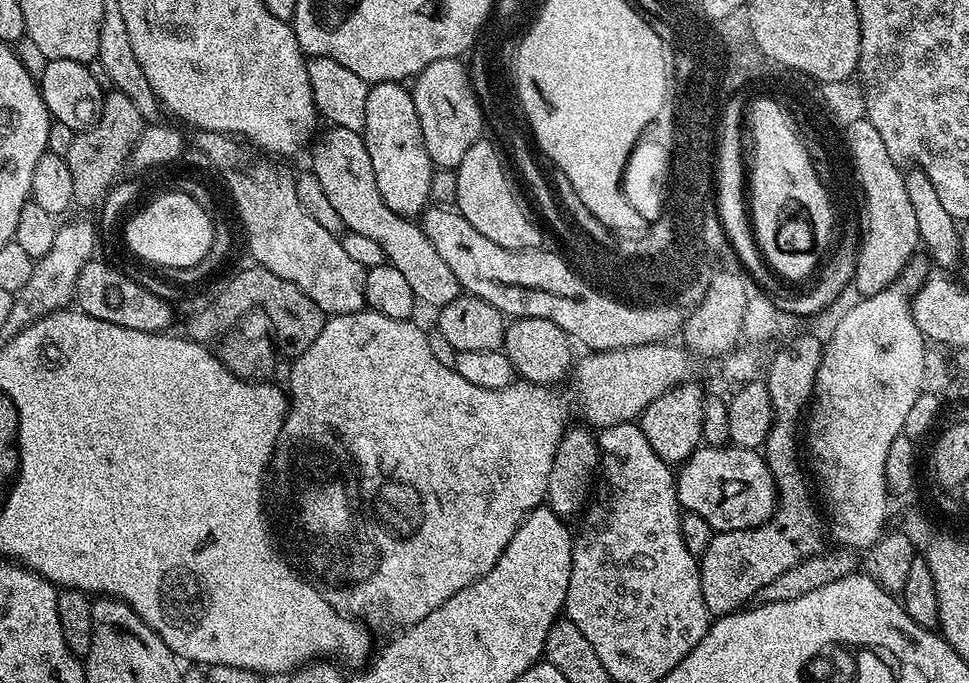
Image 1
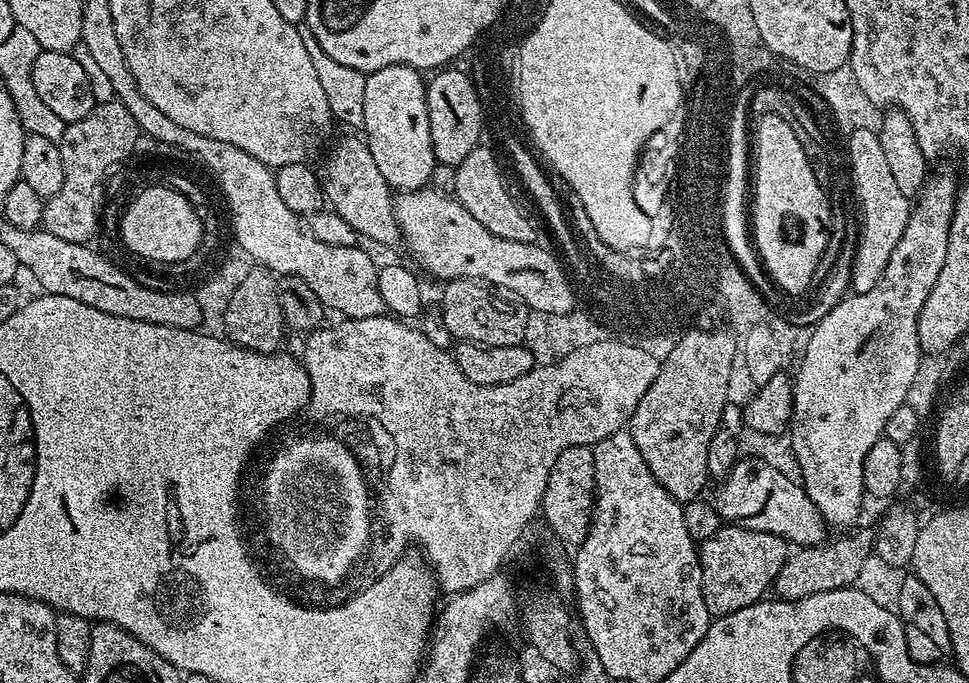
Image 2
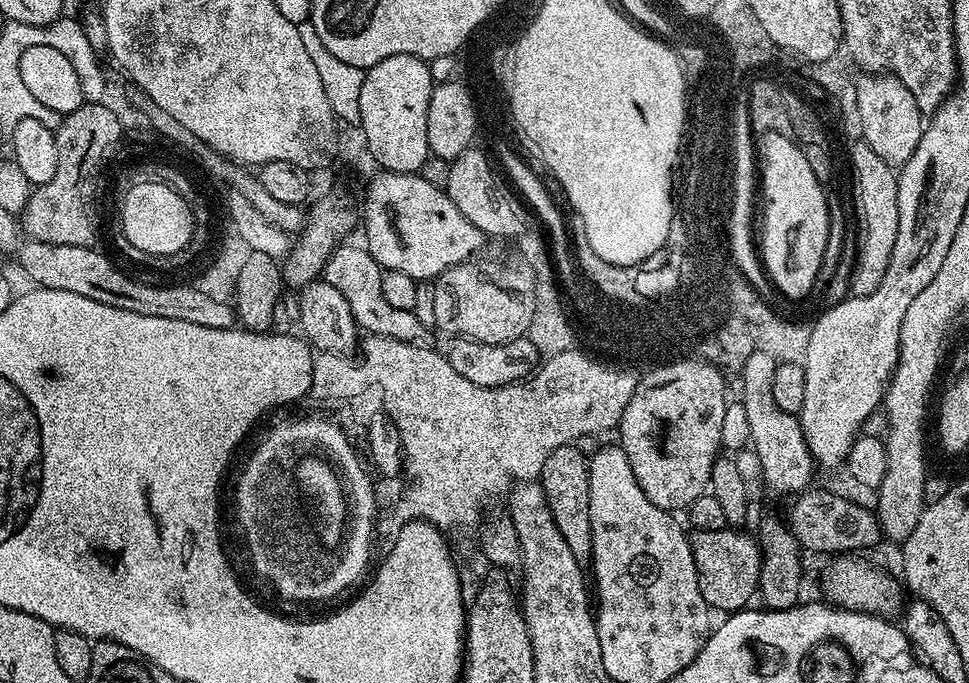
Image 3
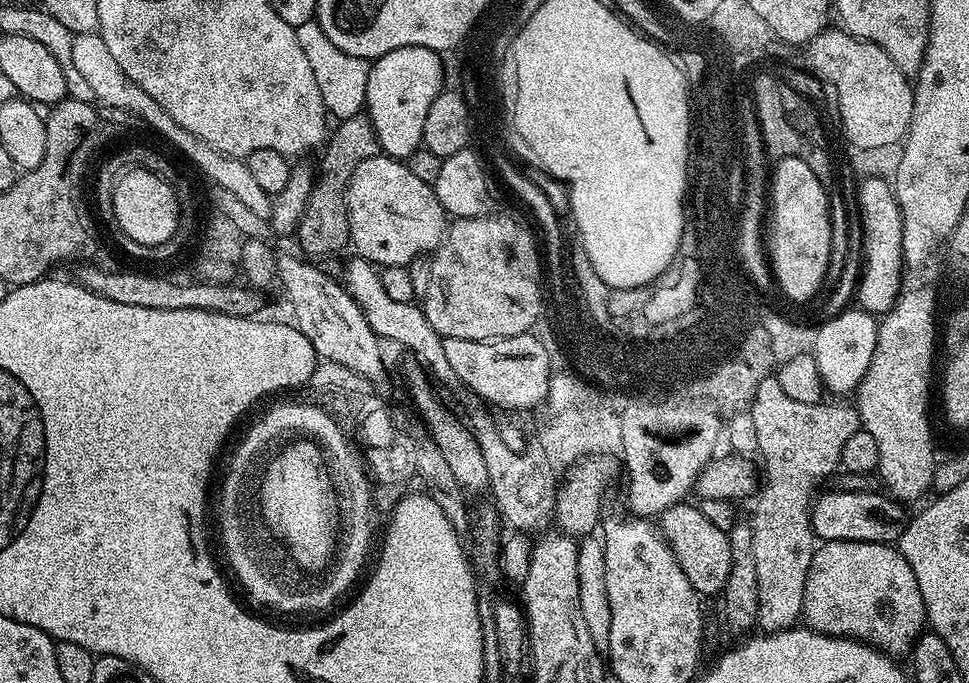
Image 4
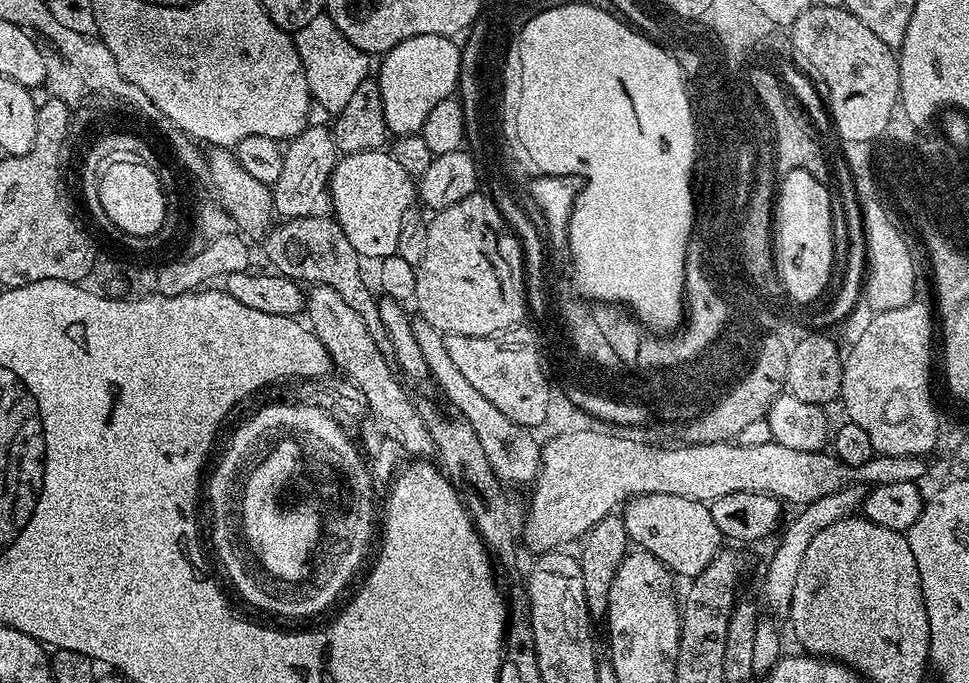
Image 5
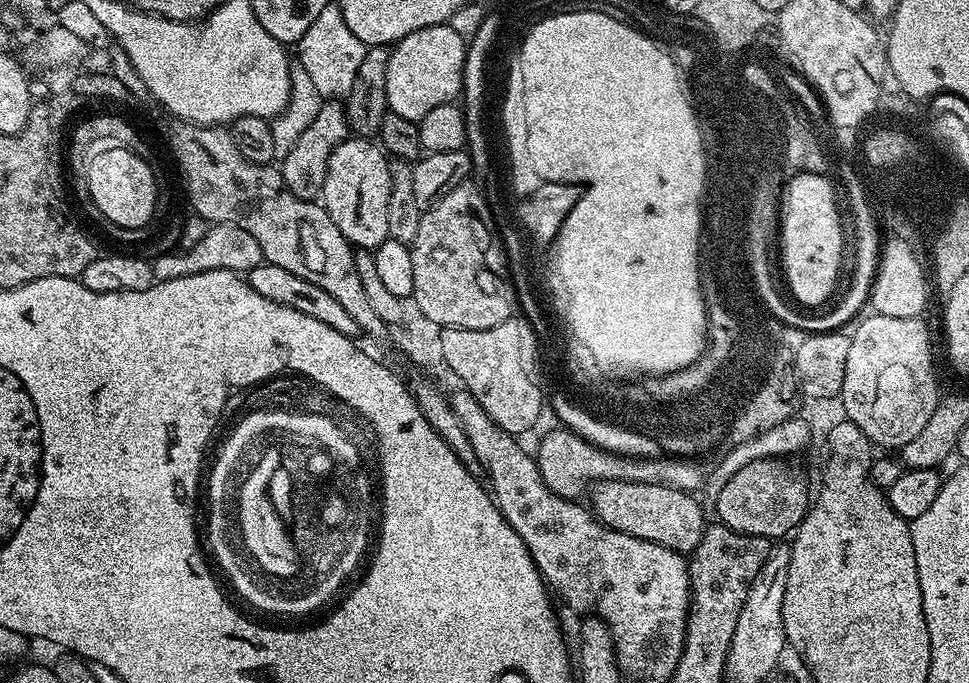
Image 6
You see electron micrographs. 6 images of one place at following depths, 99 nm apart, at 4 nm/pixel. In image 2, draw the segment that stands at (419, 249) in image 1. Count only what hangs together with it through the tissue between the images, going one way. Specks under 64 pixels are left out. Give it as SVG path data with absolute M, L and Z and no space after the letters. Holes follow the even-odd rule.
M348 134L348 137L333 150L324 164L324 172L319 173L321 184L324 186L324 199L327 207L338 214L356 231L357 237L373 240L376 244L397 244L401 243L402 237L393 214L394 192L388 187L386 178L378 170L374 163L374 154L370 154L367 143L359 135Z

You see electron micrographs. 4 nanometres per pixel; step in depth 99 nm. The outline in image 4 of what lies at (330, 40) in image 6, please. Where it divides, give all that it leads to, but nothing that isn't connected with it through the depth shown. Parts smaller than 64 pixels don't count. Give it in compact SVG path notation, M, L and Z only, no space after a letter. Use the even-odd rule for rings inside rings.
M315 18L302 22L295 30L298 46L302 46L310 61L310 70L318 81L318 94L322 94L325 112L337 121L361 115L366 108L366 82L370 78L371 63L354 58L354 54L346 54L346 50L338 50L338 46L326 38L326 30L322 30Z

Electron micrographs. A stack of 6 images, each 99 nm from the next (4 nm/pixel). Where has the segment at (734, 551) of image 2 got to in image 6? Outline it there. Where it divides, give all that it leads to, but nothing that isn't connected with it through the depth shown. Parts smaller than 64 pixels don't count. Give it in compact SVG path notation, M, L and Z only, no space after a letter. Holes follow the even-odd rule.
M601 480L591 485L590 496L591 492L591 511L605 528L666 546L681 554L691 554L702 542L706 527L704 512L695 500L697 497L680 488L671 488L665 484Z

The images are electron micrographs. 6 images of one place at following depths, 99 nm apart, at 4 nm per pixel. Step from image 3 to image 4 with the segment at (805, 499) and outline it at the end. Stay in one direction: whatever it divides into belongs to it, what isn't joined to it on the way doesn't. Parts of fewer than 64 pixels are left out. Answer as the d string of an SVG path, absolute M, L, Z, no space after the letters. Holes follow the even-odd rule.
M835 490L815 497L811 505L811 525L821 541L854 540L856 542L882 543L891 545L899 541L904 533L905 505L895 496L873 490Z

